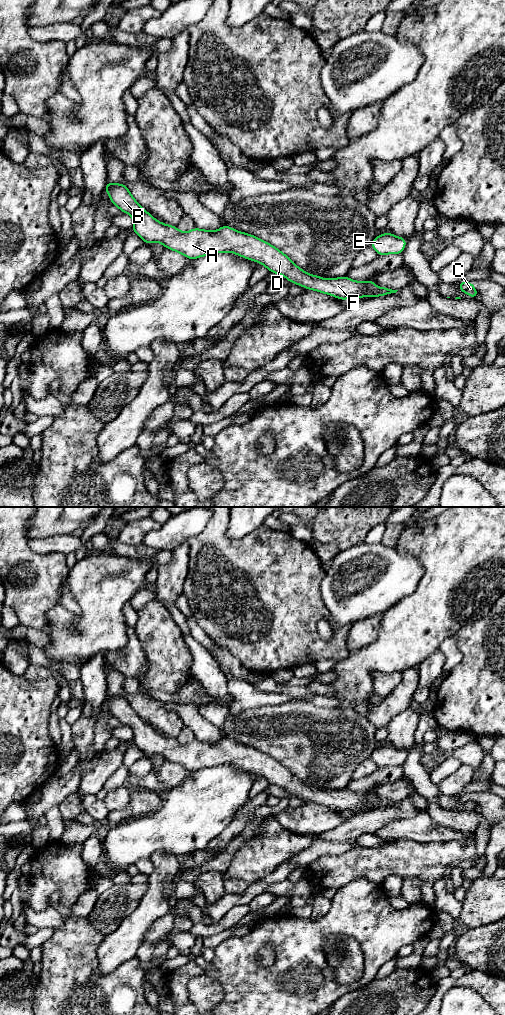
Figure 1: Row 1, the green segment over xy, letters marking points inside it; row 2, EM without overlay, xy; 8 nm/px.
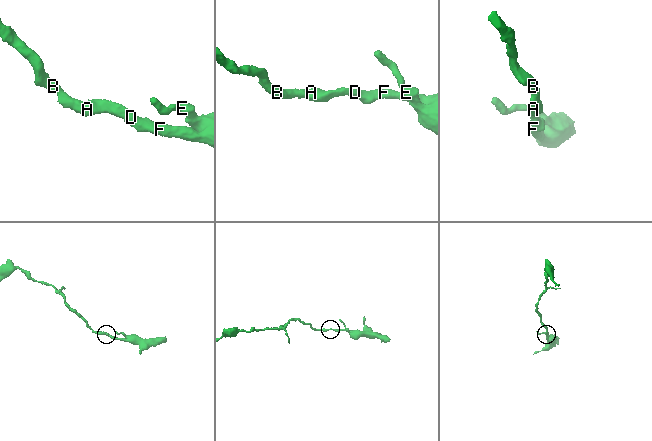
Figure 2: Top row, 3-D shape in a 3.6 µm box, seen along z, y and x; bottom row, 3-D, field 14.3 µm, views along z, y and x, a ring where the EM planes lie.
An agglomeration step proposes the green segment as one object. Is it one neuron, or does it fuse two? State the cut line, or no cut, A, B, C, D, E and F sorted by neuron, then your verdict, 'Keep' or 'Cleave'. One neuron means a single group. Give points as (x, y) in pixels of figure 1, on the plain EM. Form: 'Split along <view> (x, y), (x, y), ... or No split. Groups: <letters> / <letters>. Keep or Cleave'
No split. Groups: A B C D E F. Keep

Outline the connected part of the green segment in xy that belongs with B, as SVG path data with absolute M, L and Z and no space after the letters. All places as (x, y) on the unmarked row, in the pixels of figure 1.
M107 694L105 701L111 715L122 725L128 725L133 733L133 744L145 756L162 755L167 761L178 764L194 772L199 769L223 764L231 764L248 772L264 777L271 785L284 788L288 793L306 801L334 808L340 812L368 810L396 805L386 799L377 799L373 792L359 794L347 788L324 791L311 787L268 754L252 746L236 743L223 737L216 743L194 739L188 744L181 744L176 738L161 735L148 725L133 710L128 699L119 695Z

